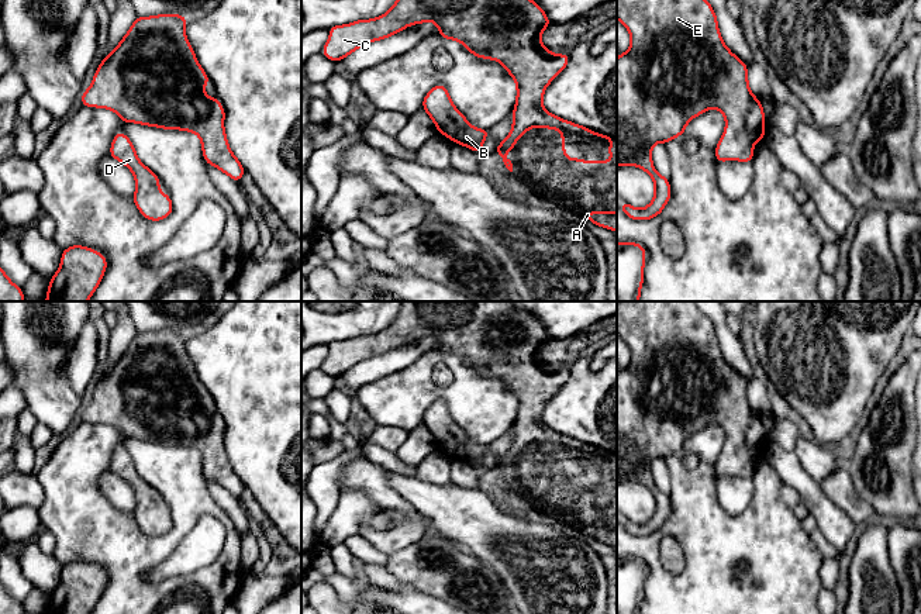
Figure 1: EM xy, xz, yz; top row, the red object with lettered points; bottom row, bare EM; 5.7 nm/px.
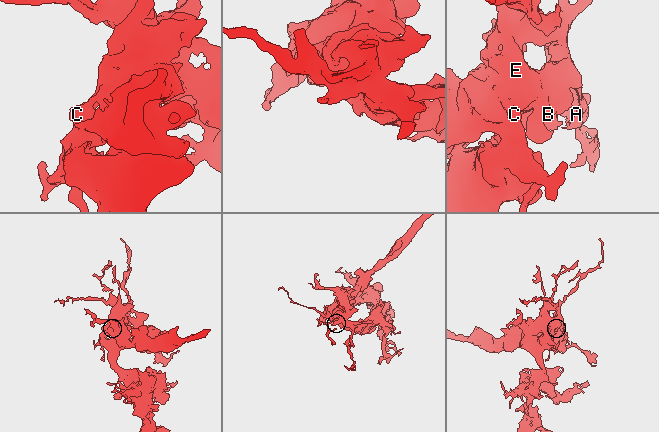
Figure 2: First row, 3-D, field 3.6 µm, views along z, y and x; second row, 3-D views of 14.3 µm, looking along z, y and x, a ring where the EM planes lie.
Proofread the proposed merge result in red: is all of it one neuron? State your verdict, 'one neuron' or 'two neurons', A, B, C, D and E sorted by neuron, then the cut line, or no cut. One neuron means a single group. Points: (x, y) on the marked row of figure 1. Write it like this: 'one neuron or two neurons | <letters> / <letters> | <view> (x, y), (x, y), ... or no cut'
one neuron | A B C D E | no cut

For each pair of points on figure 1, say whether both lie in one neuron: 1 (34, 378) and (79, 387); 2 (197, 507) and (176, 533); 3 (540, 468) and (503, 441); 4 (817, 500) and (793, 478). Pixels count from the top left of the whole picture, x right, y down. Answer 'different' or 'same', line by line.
1: different
2: same
3: different
4: same

